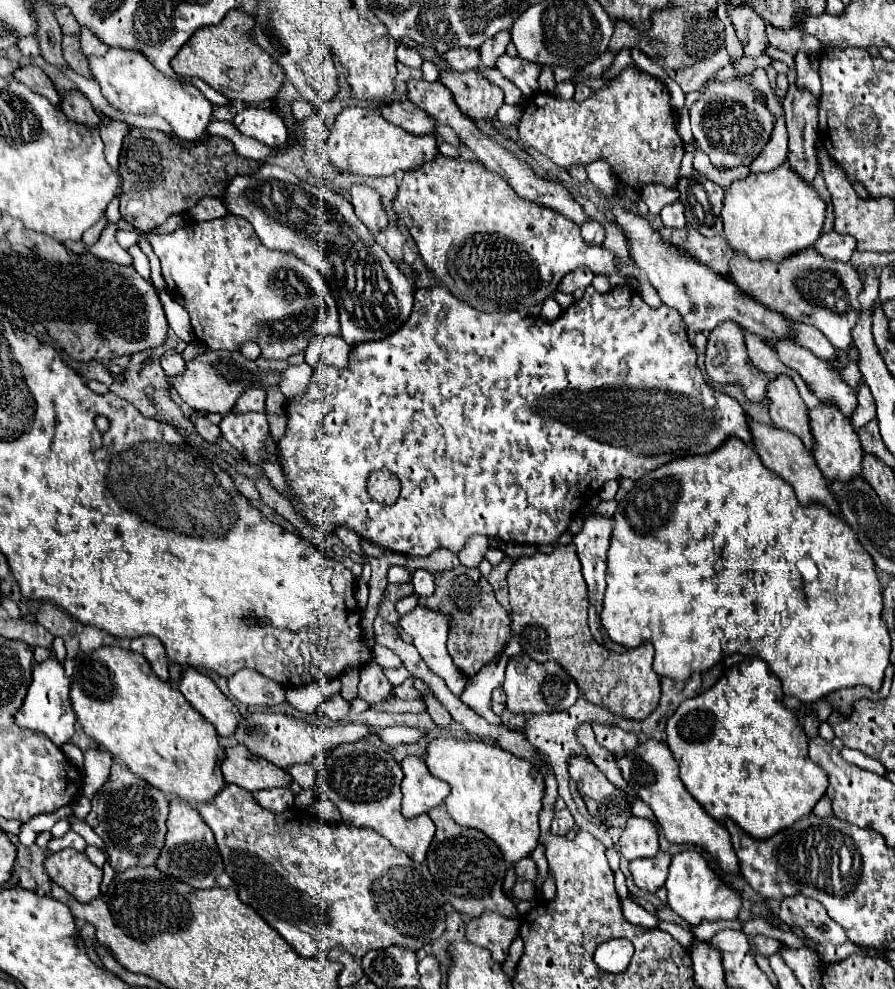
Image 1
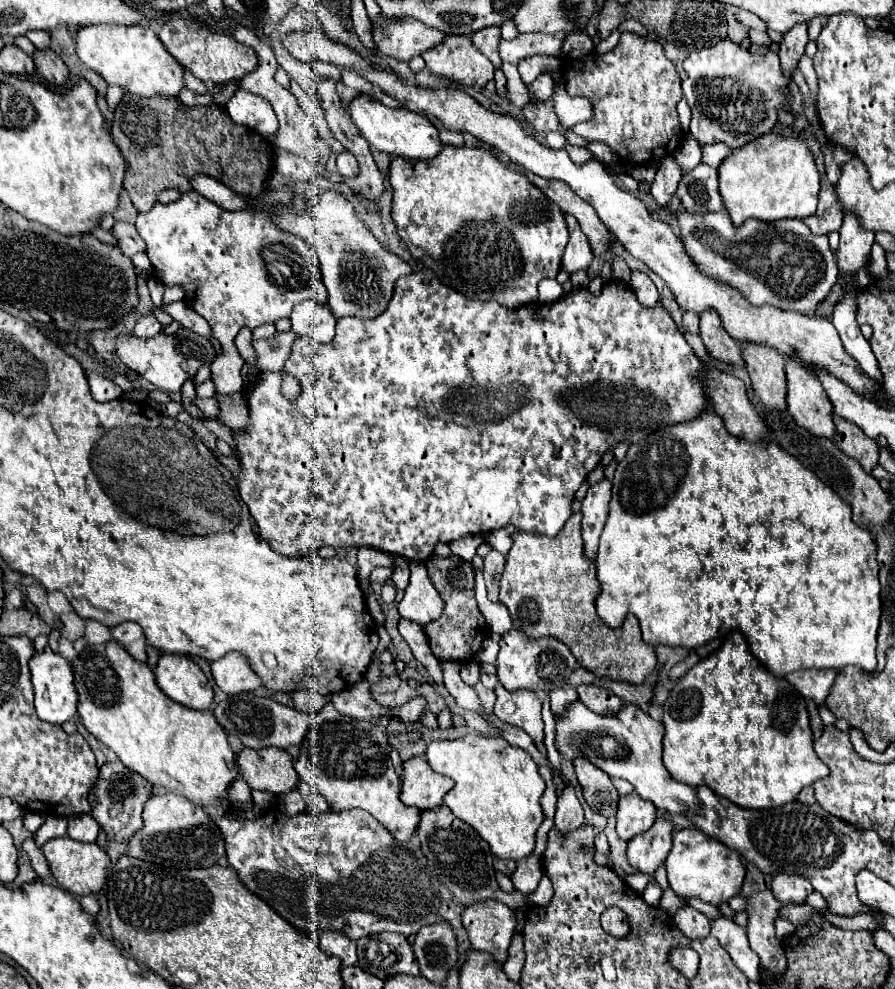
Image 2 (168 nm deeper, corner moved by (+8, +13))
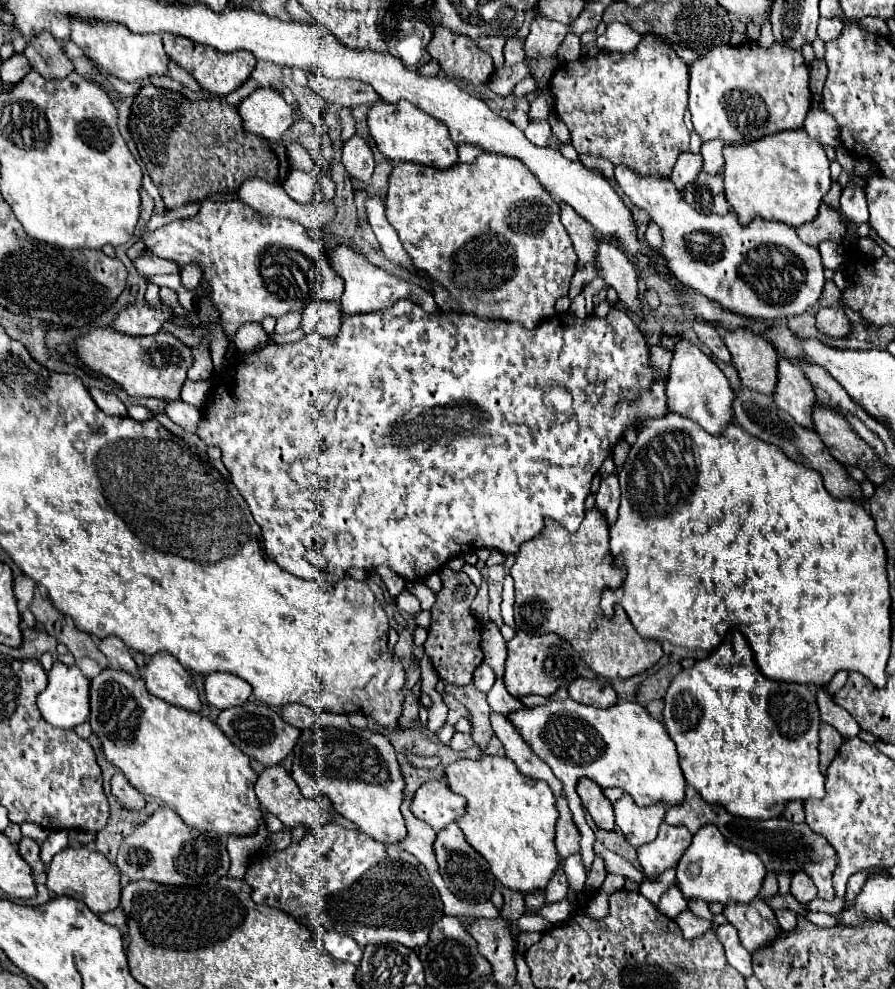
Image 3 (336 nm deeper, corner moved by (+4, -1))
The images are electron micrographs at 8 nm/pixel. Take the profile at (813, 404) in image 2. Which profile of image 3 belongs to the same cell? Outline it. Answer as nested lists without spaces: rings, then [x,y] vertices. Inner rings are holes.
[[[782,356],[778,362],[778,384],[776,384],[774,402],[784,412],[788,412],[800,426],[814,430],[812,428],[812,410],[818,404],[816,392],[812,390],[812,384],[808,380],[804,380],[800,366],[788,362]]]

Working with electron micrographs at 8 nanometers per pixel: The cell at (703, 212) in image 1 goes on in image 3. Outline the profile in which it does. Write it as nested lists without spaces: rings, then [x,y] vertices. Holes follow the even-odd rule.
[[[704,172],[698,174],[694,182],[686,186],[682,192],[684,200],[702,214],[728,214],[728,202],[724,198],[724,180],[722,176],[708,176]]]

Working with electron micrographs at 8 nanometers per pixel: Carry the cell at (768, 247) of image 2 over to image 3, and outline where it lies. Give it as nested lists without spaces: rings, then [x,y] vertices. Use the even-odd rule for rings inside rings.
[[[616,166],[616,182],[662,228],[662,254],[674,278],[716,300],[726,310],[762,320],[782,320],[804,314],[824,290],[824,264],[818,248],[800,242],[796,230],[782,222],[752,220],[742,228],[734,212],[726,216],[700,214],[688,206],[668,178],[646,178]]]

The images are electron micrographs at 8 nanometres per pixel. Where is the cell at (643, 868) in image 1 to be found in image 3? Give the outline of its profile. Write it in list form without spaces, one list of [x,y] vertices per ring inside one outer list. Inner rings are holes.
[[[662,824],[654,842],[638,848],[638,862],[646,876],[660,876],[664,870],[674,868],[690,846],[692,834],[684,826]]]

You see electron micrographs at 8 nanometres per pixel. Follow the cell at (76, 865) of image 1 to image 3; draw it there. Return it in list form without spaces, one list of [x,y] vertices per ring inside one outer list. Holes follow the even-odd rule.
[[[68,846],[60,854],[56,854],[48,868],[46,886],[54,896],[76,898],[76,900],[84,902],[96,914],[110,912],[120,904],[120,874],[118,874],[118,870],[108,862],[108,858],[104,854],[90,850],[88,846],[78,846],[78,848]]]

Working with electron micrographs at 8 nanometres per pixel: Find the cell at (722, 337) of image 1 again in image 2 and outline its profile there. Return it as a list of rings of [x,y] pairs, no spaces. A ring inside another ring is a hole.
[[[704,310],[698,316],[700,316],[700,336],[708,348],[708,354],[716,362],[744,366],[740,356],[740,344],[732,336],[728,336],[728,332],[724,332],[716,312]]]

